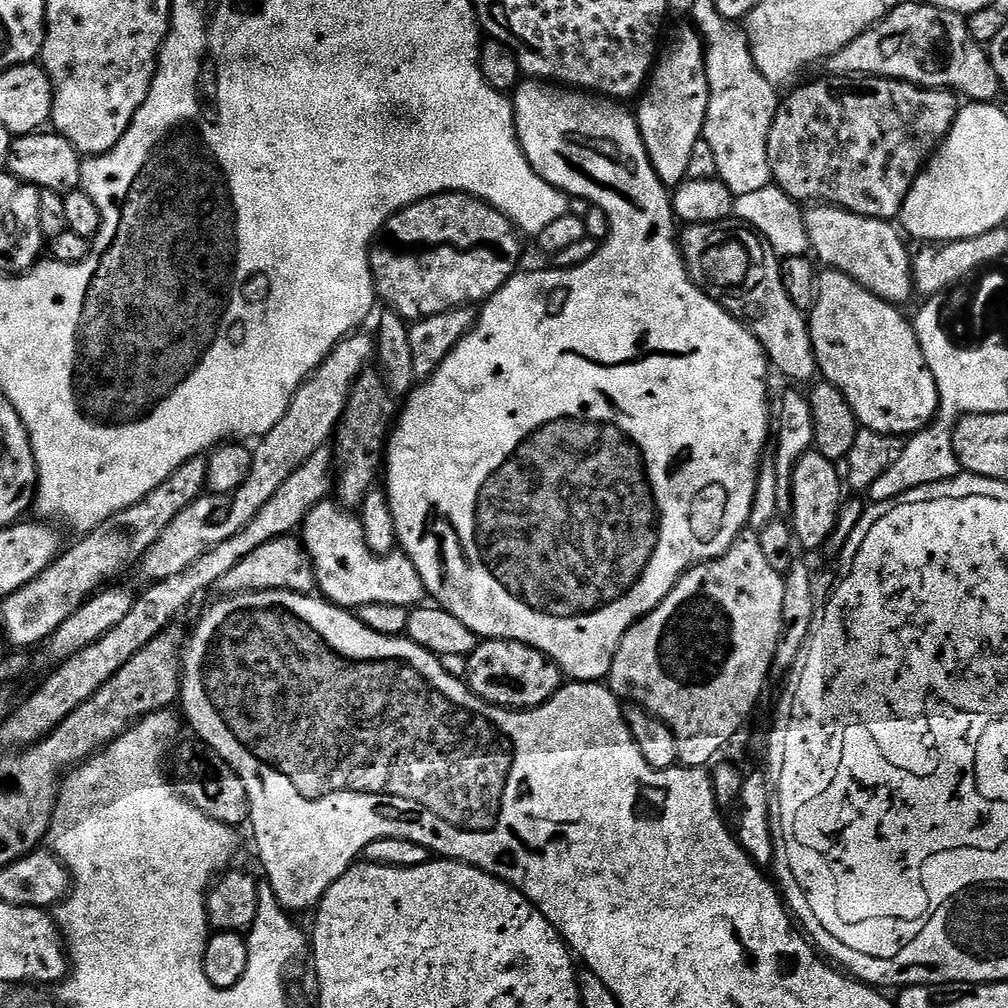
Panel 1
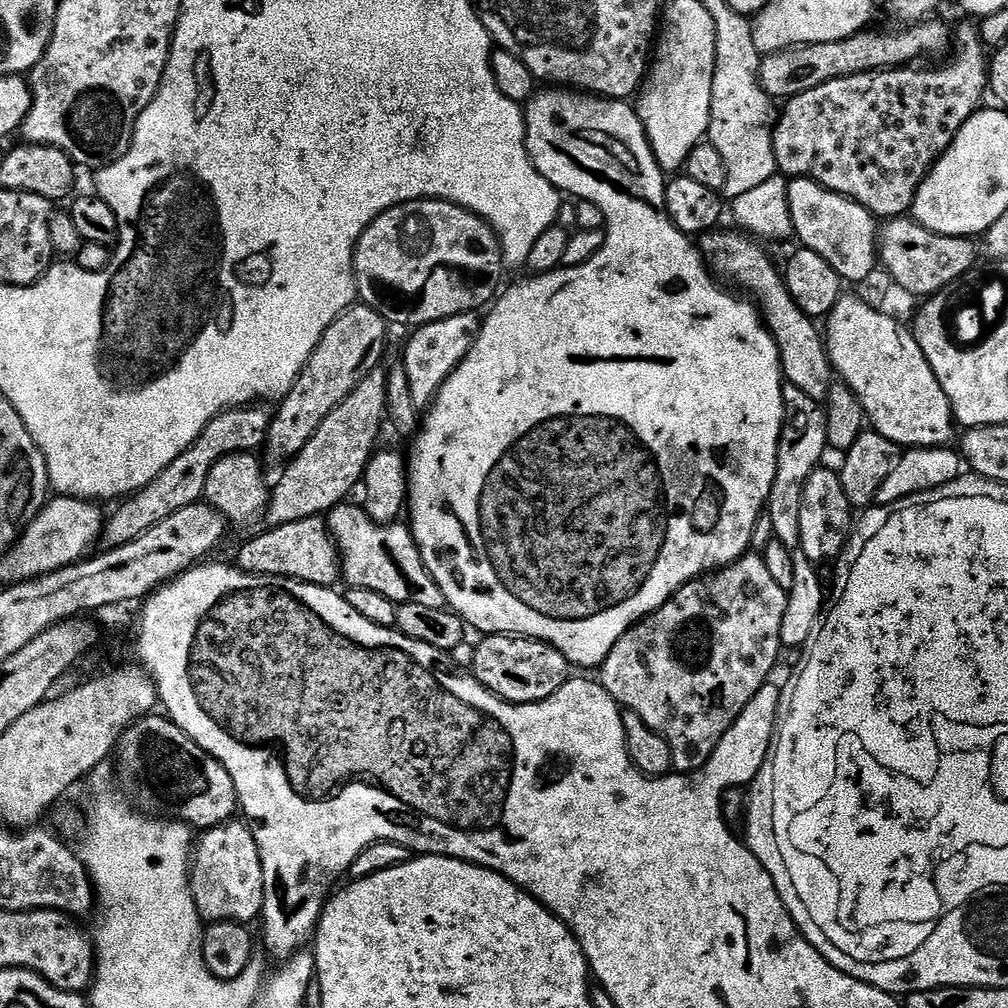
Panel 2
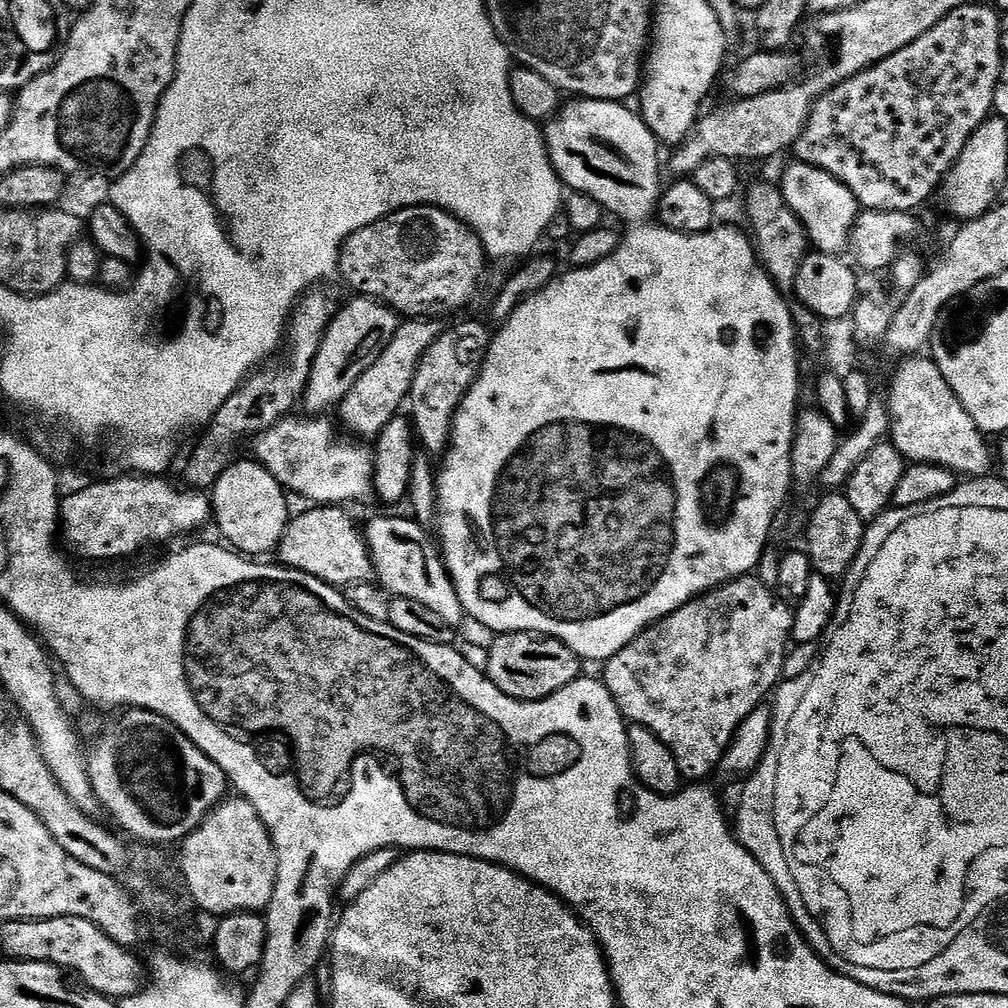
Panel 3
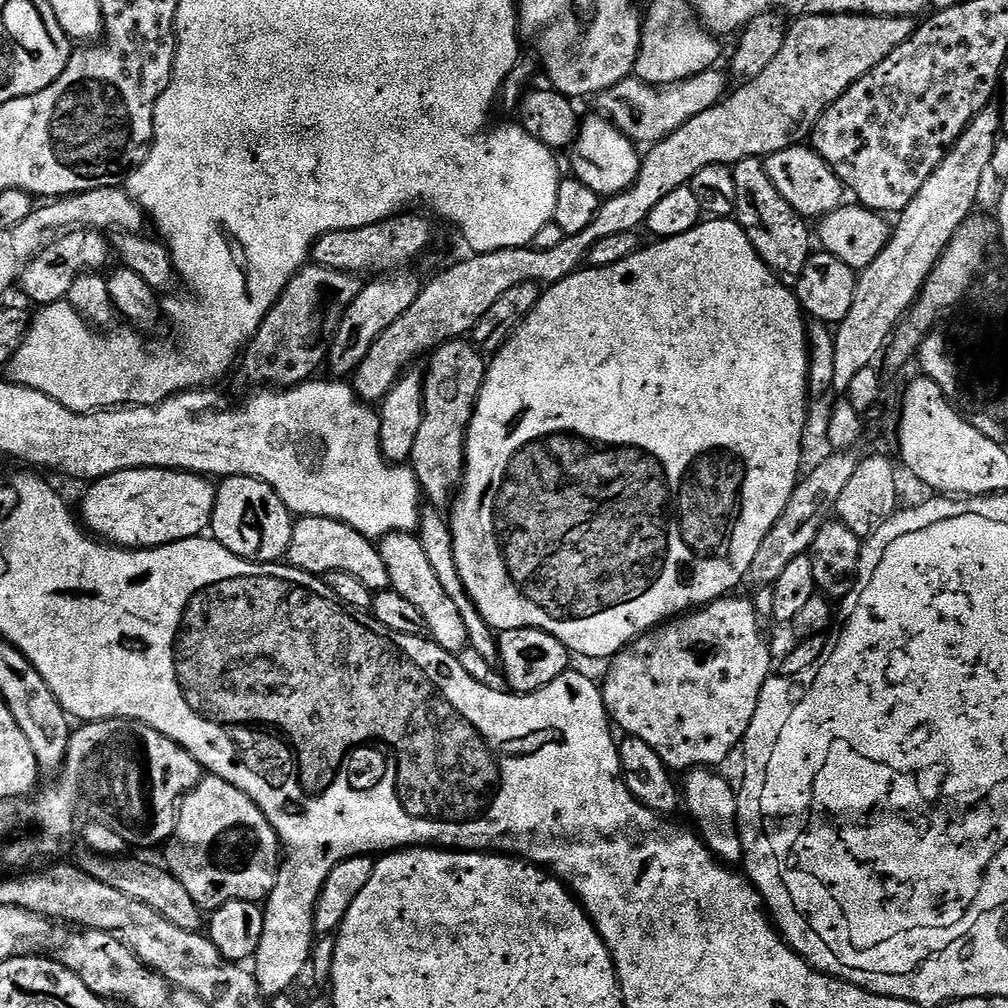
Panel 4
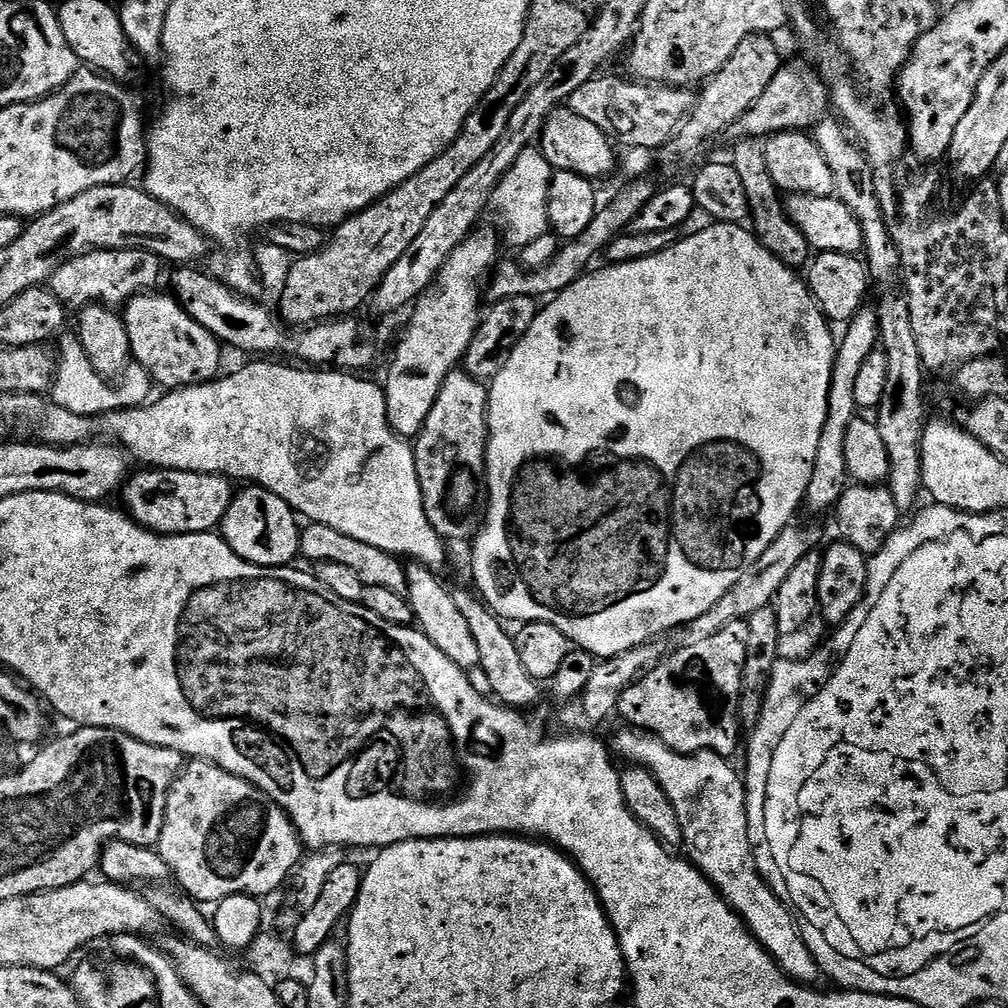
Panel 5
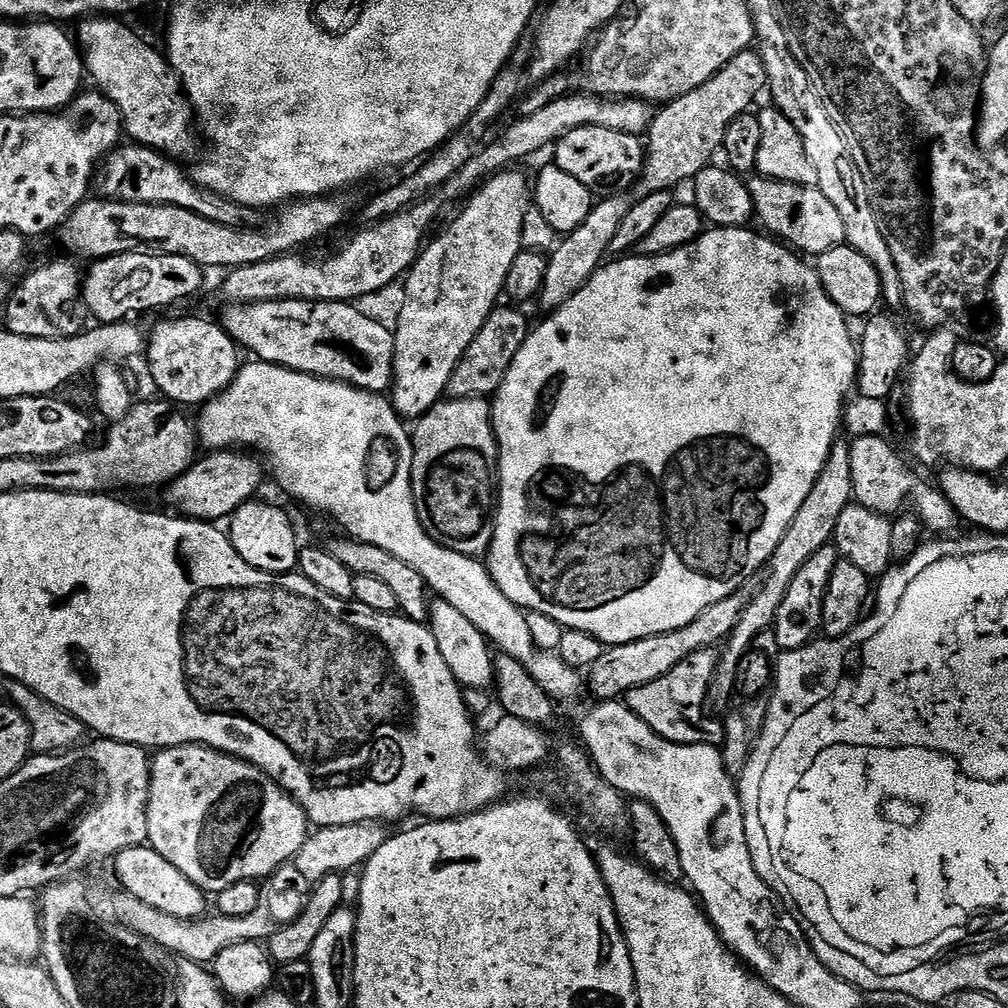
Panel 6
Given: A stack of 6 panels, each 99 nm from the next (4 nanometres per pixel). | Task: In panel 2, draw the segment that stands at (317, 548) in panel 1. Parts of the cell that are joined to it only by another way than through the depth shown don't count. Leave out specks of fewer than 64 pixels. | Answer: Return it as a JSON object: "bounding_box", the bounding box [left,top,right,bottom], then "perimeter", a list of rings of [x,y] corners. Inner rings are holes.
{"bounding_box":[326,503,445,607],"perimeter":[[[352,503],[340,504],[326,516],[328,531],[340,549],[343,583],[348,588],[374,590],[390,598],[397,606],[417,604],[445,607],[442,590],[422,562],[420,547],[412,537],[411,527],[404,522],[379,526],[373,523],[359,503]]]}

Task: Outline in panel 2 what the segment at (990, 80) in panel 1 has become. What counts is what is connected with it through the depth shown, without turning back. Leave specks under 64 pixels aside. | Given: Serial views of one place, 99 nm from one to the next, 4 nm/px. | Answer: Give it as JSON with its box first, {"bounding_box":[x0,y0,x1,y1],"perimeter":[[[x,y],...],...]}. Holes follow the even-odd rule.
{"bounding_box":[760,18,954,102],"perimeter":[[[940,18],[923,20],[920,24],[900,26],[897,32],[872,32],[865,30],[854,34],[849,40],[822,42],[821,44],[798,44],[785,52],[768,54],[760,62],[760,85],[773,101],[787,102],[793,96],[814,86],[822,86],[840,76],[856,76],[859,72],[874,72],[890,68],[902,68],[920,62],[923,56],[949,55],[954,39]]]}

